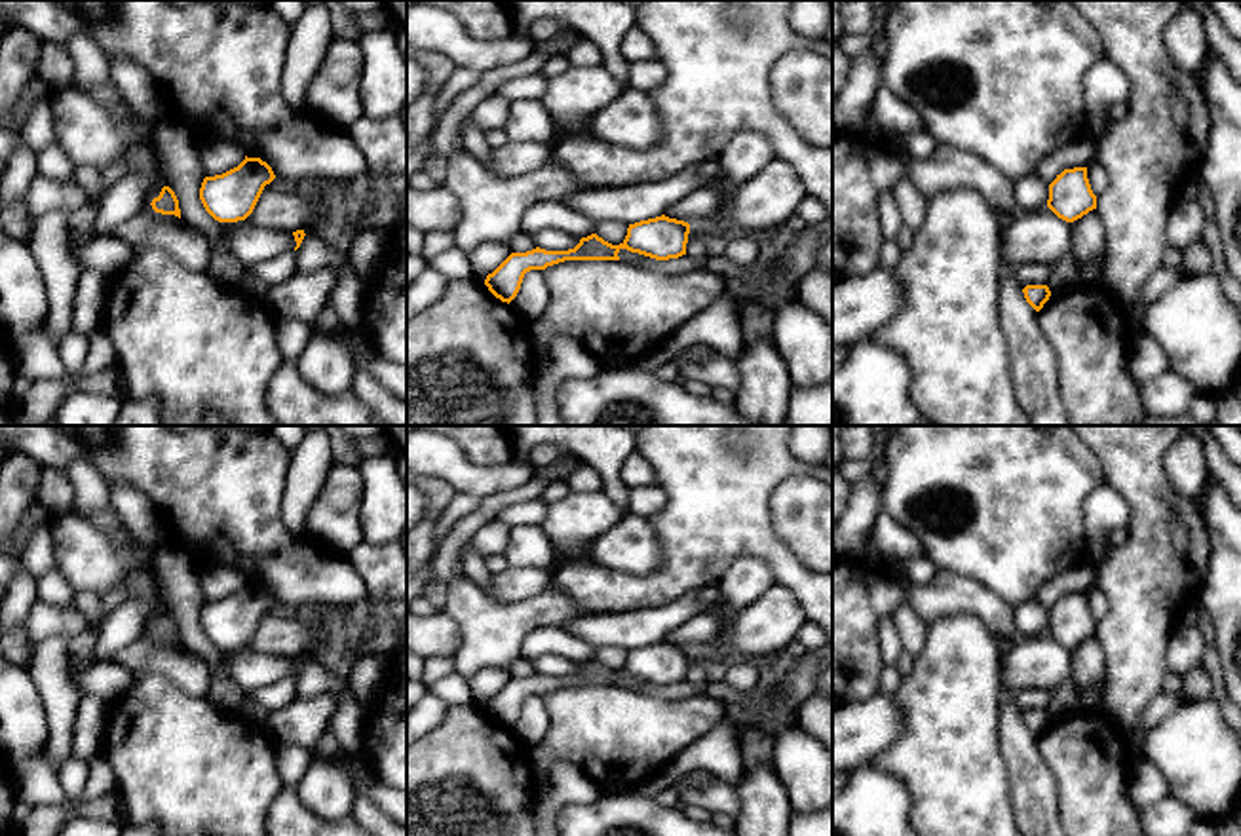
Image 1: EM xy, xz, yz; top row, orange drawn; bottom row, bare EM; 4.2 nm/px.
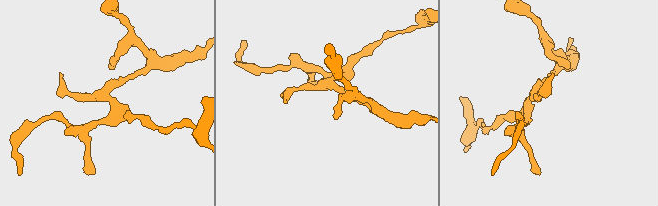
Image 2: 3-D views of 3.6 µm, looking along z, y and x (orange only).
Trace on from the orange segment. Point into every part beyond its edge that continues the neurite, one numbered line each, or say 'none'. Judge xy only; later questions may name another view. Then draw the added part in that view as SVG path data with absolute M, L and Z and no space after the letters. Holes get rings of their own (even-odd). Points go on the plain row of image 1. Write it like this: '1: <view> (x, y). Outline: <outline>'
none

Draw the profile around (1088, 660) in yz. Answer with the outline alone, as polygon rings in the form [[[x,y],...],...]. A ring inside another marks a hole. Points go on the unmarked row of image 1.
[[[1097,635],[1089,636],[1081,644],[1070,648],[1072,652],[1072,684],[1076,690],[1089,690],[1098,686],[1098,694],[1104,697],[1106,686],[1106,656]]]

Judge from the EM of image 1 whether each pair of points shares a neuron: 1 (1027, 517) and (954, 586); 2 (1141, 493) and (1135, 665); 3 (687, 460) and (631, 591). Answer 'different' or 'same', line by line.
1: different
2: same
3: same

